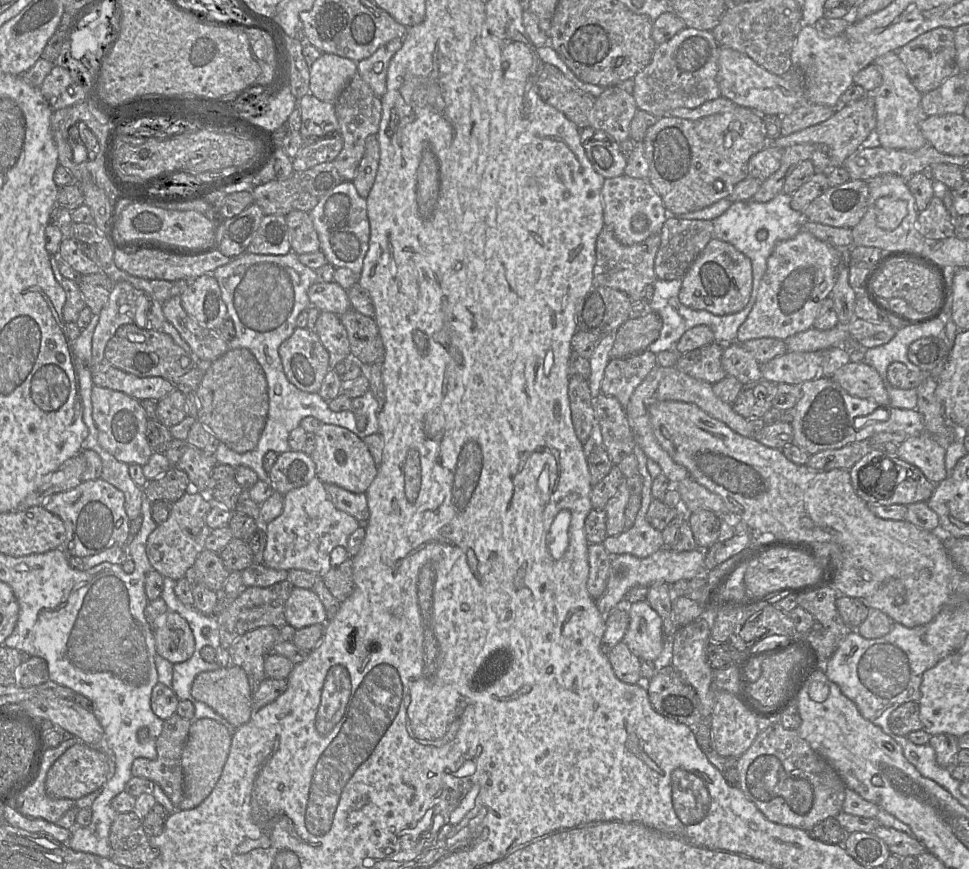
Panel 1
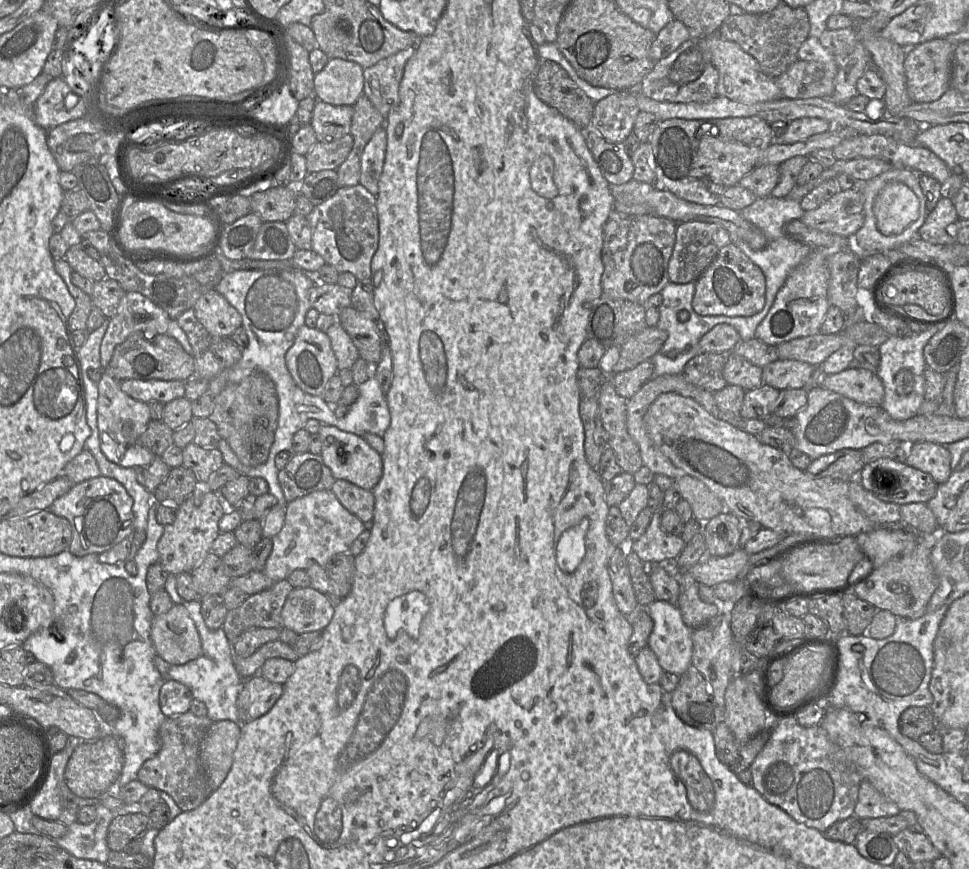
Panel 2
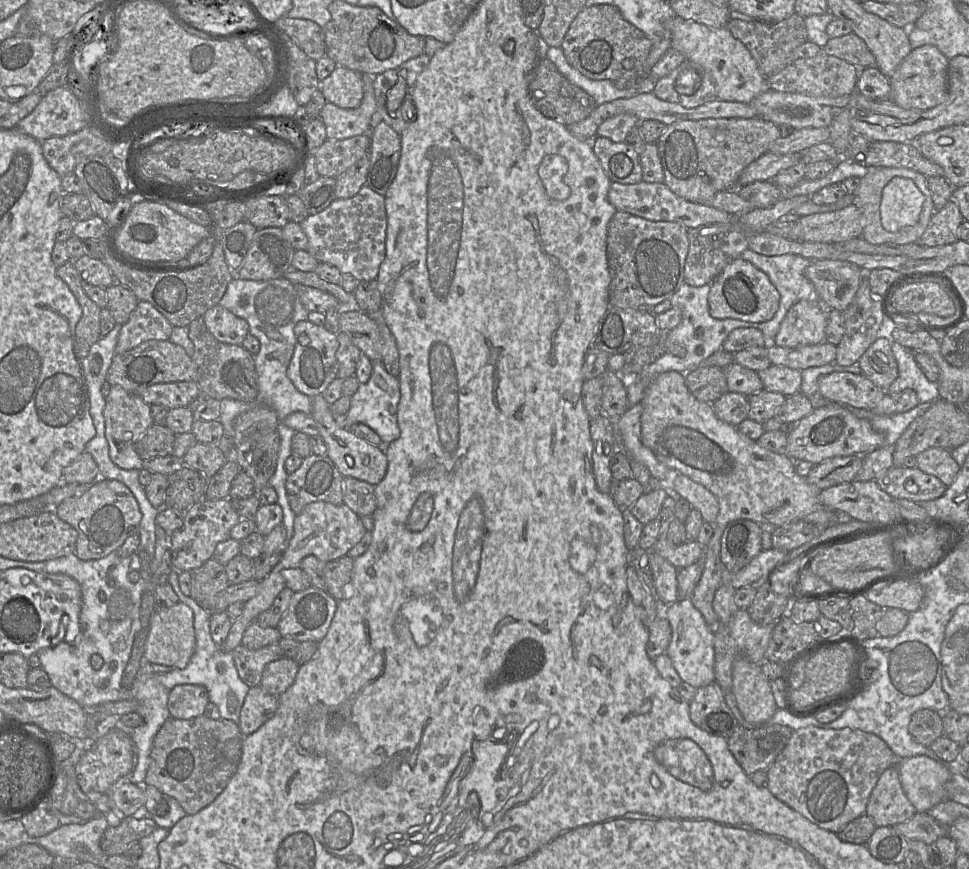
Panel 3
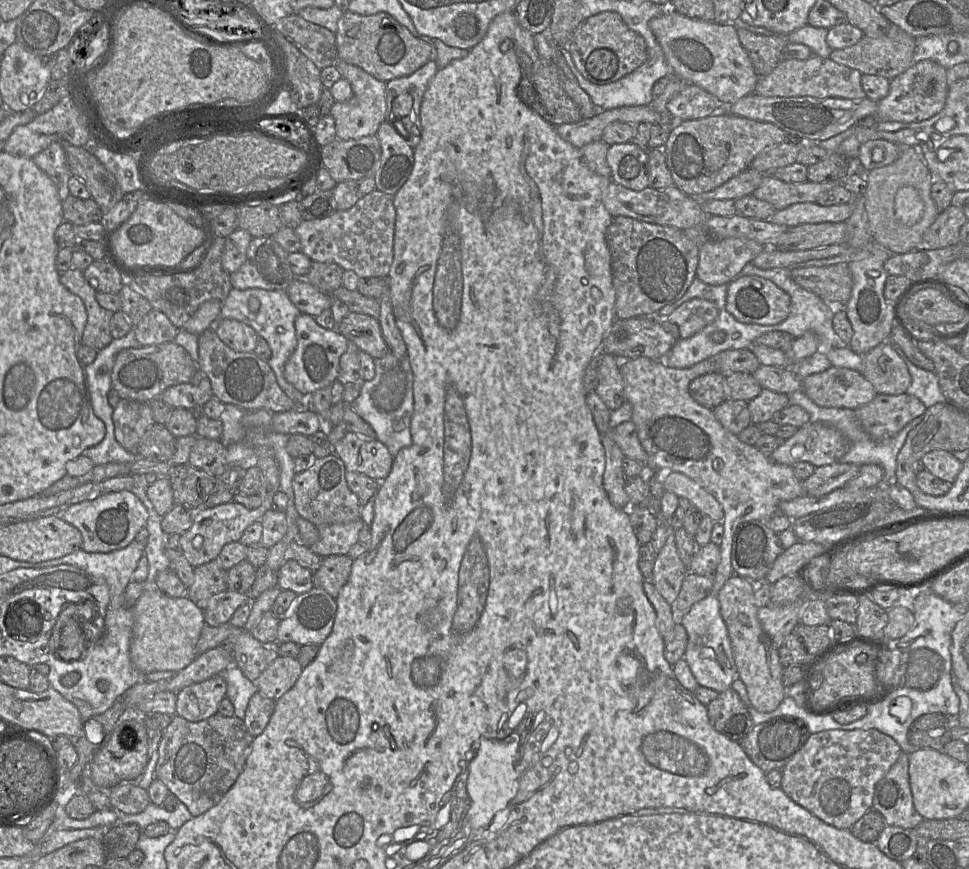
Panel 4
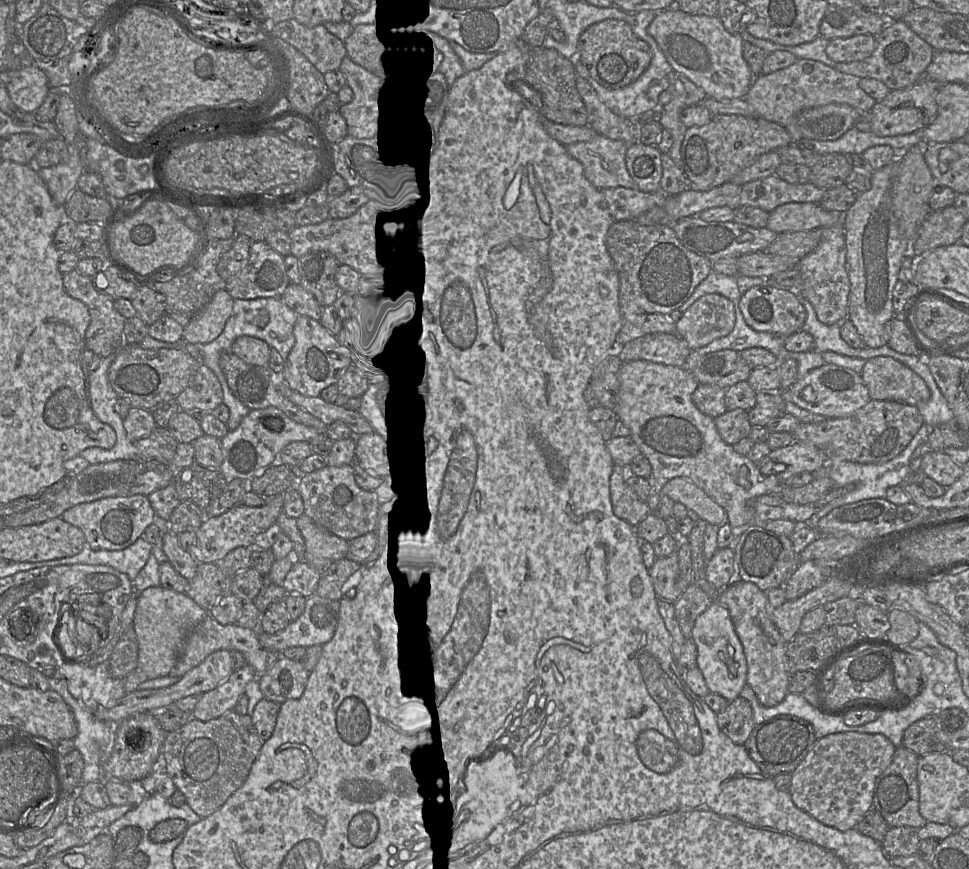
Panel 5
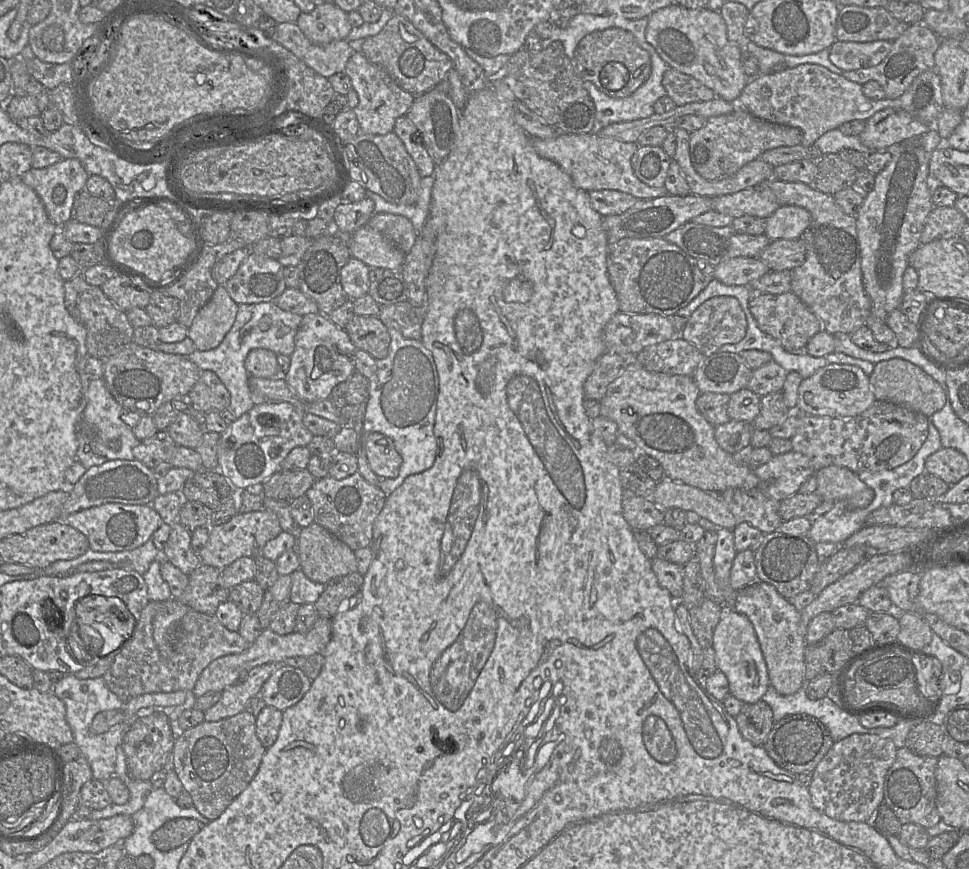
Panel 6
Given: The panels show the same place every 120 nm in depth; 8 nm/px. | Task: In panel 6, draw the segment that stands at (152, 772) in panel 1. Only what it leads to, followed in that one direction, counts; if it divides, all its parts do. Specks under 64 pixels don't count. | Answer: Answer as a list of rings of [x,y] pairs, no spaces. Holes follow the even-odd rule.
[[[243,711],[215,722],[203,721],[178,734],[171,753],[171,768],[190,793],[194,807],[212,821],[248,786],[266,749],[256,735],[256,717]]]

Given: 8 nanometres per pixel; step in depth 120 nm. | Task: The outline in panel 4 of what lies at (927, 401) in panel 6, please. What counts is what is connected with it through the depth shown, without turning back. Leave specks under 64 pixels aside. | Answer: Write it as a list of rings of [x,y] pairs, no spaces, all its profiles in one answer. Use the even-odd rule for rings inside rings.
[[[889,341],[877,345],[863,355],[862,375],[879,395],[906,393],[911,384],[911,376],[904,361]]]

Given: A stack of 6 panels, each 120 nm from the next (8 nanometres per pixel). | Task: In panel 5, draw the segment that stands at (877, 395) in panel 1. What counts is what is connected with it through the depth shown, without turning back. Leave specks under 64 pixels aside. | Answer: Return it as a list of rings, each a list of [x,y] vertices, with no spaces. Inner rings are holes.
[[[825,363],[823,366],[811,370],[785,392],[786,400],[790,400],[802,409],[826,418],[847,417],[863,408],[871,400],[868,387],[861,374],[855,371]]]

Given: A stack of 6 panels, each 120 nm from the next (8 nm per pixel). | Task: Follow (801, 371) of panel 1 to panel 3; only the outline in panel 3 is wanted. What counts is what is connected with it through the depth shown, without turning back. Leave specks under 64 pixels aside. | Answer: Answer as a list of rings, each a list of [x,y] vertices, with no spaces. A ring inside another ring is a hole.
[[[771,364],[768,368],[758,372],[764,389],[781,393],[786,397],[800,392],[802,373],[800,370],[781,365]]]

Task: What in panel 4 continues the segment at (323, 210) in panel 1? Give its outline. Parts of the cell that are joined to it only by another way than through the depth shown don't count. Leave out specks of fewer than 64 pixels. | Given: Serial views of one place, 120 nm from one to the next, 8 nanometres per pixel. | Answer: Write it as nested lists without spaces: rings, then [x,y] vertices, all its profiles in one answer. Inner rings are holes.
[[[374,190],[356,202],[348,210],[336,210],[329,216],[321,219],[303,220],[297,228],[296,235],[301,242],[301,251],[313,262],[334,262],[343,270],[351,270],[359,278],[386,279],[393,262],[393,244],[396,210],[393,196]]]

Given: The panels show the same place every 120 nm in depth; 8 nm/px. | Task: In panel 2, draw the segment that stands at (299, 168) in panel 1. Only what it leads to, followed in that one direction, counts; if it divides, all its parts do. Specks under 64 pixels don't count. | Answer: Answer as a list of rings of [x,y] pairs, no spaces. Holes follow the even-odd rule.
[[[350,133],[331,142],[317,141],[305,155],[307,171],[337,170],[348,157],[353,142],[353,136]]]

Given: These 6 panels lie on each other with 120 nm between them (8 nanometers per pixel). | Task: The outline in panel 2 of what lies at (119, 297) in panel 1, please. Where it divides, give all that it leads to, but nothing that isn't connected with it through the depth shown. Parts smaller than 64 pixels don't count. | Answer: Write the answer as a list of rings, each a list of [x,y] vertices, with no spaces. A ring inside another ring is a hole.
[[[126,292],[101,341],[100,363],[103,373],[115,347],[131,333],[167,334],[170,320],[168,314],[147,297],[137,292]]]

